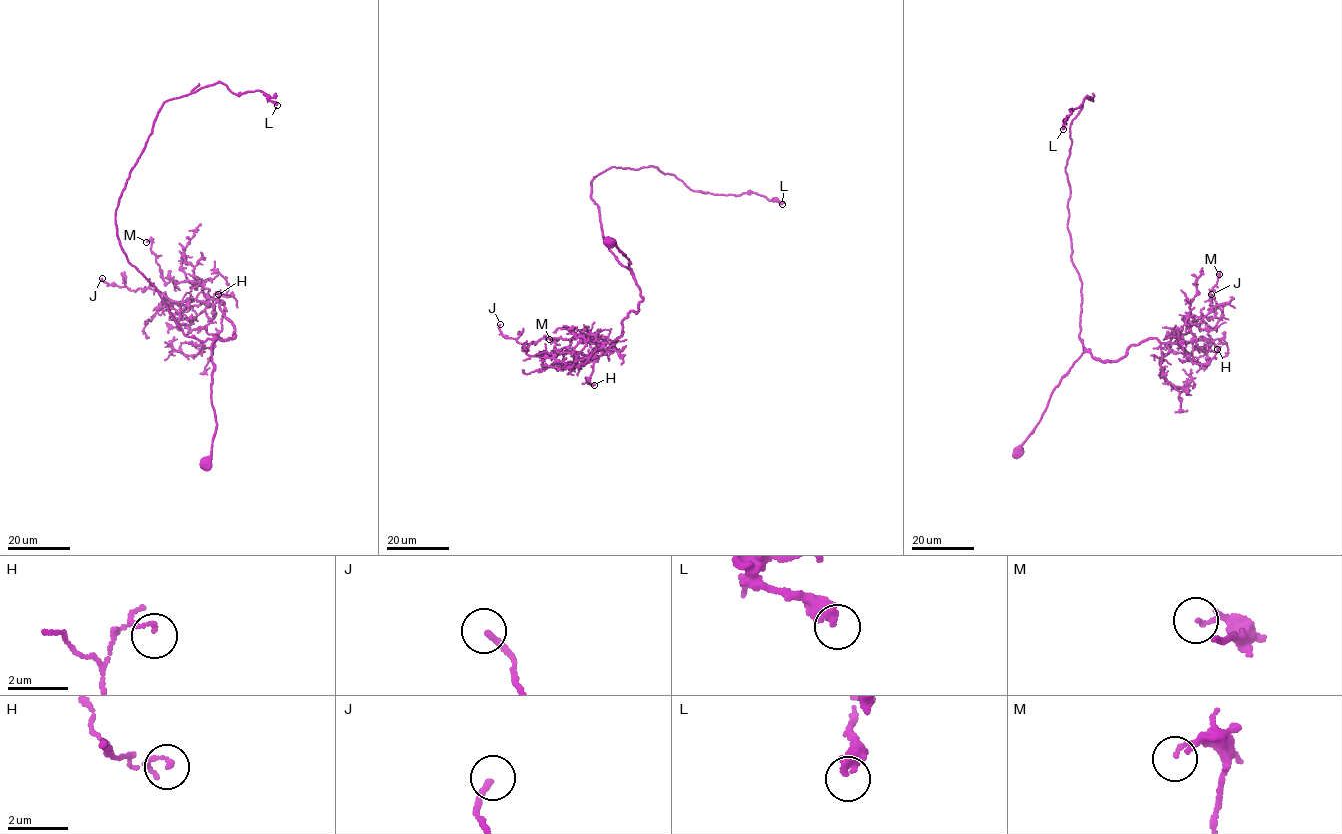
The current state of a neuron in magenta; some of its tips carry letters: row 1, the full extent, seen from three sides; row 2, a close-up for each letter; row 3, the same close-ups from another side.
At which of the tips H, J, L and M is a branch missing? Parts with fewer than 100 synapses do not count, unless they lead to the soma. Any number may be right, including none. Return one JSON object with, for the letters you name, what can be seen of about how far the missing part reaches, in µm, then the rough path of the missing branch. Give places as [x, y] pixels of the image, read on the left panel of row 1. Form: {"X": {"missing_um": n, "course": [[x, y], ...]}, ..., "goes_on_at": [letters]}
{"goes_on_at": []}

